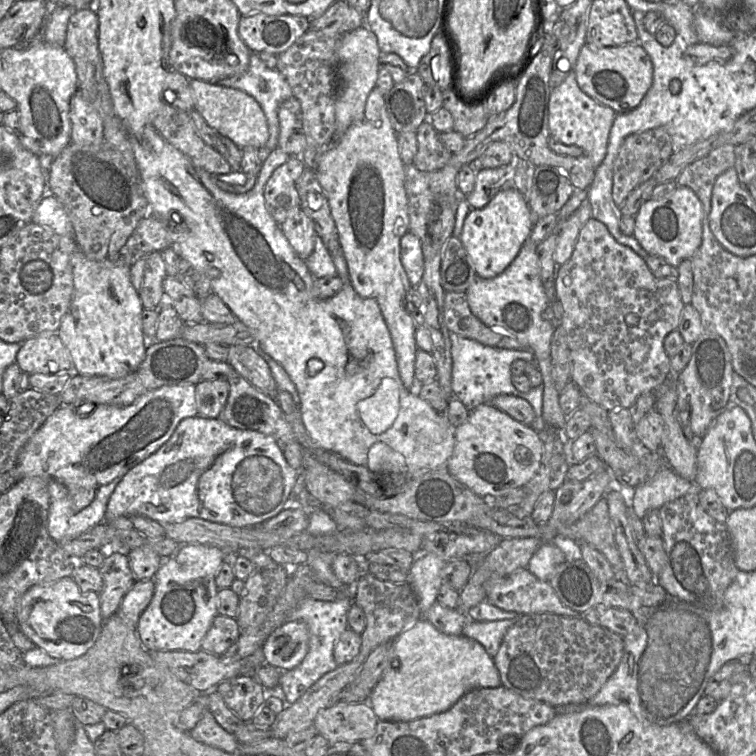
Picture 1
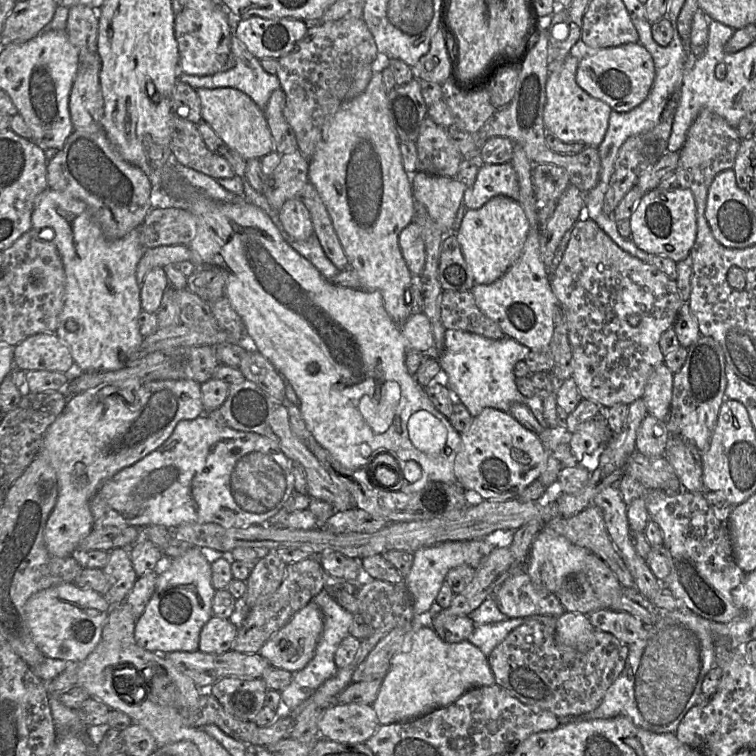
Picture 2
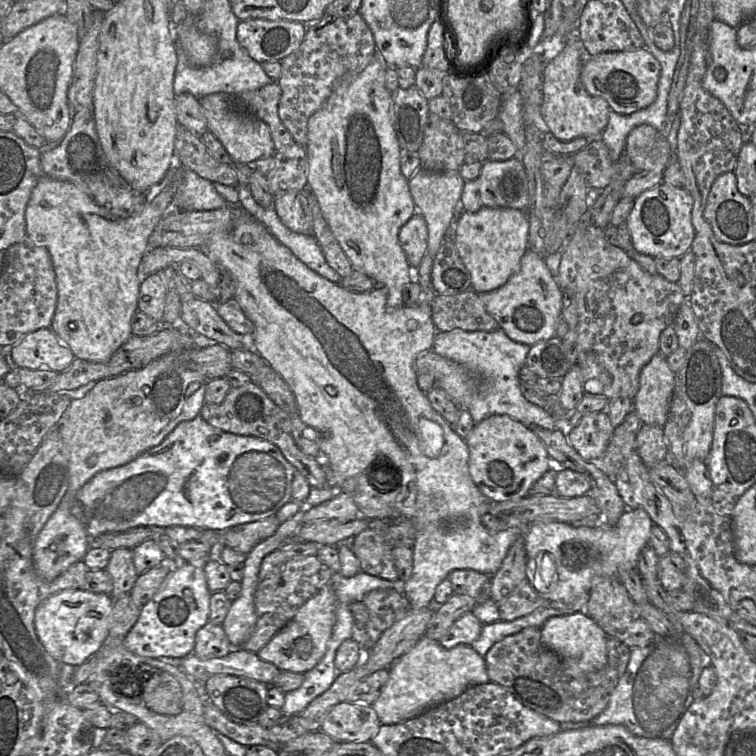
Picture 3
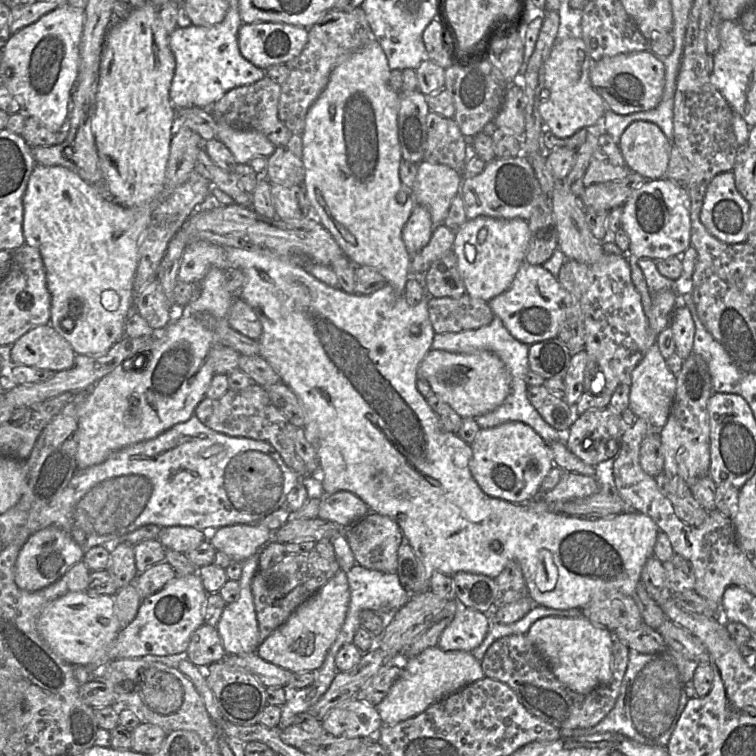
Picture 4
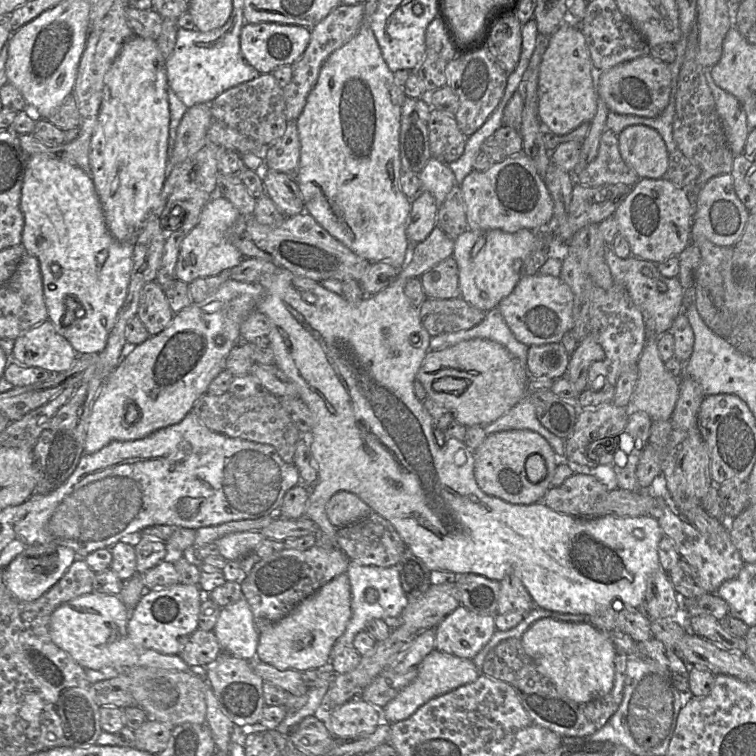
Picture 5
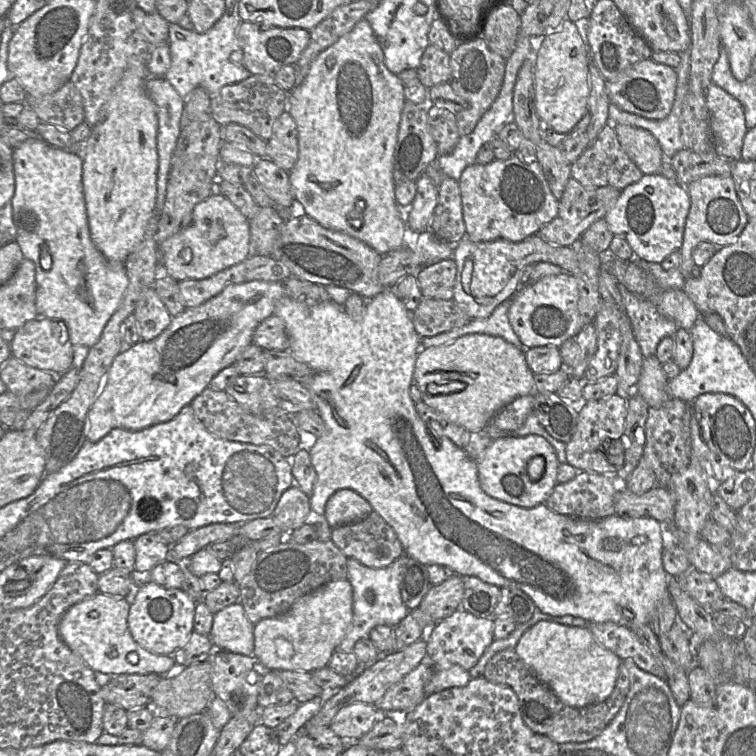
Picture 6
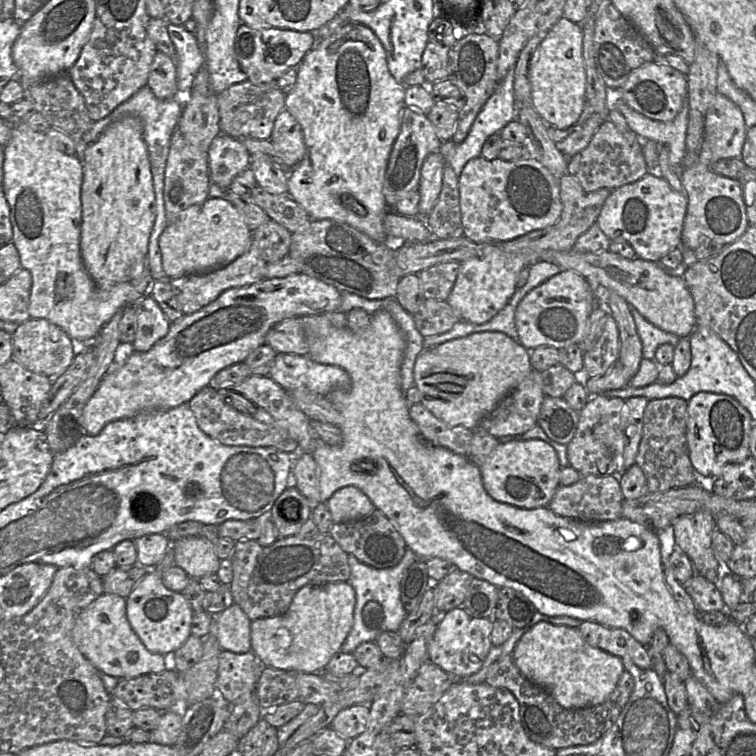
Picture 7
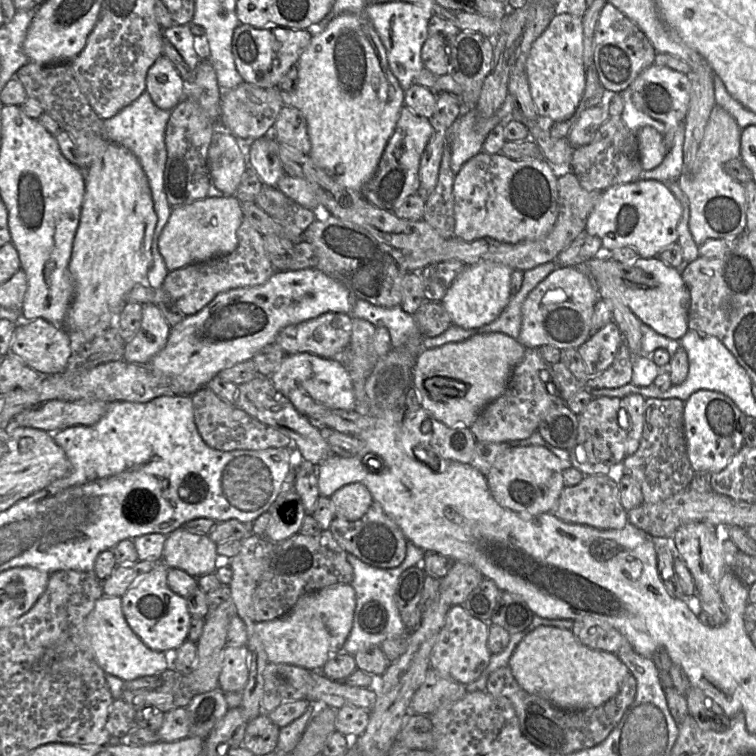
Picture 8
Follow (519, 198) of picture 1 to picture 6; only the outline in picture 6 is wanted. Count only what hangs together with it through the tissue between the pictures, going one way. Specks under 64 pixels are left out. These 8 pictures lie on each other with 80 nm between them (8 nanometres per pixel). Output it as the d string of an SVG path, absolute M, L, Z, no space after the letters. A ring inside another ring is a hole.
M538 234L522 241L512 242L496 239L487 242L473 242L466 236L454 245L452 258L457 265L454 286L454 300L471 319L484 319L494 309L519 290L519 279L523 269L529 264L550 262L560 266L565 272L576 273L578 261L576 251L571 246L552 244Z

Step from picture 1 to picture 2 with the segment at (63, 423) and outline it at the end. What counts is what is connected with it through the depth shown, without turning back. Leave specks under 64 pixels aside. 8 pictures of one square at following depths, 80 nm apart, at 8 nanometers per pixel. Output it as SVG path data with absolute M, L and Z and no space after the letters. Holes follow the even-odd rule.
M158 380L141 386L134 403L127 403L112 386L92 388L73 394L55 421L48 427L41 445L58 478L58 498L44 529L48 552L57 557L76 553L79 543L93 529L90 501L104 482L123 468L133 465L159 448L181 420L192 420L204 414L201 384L194 380Z

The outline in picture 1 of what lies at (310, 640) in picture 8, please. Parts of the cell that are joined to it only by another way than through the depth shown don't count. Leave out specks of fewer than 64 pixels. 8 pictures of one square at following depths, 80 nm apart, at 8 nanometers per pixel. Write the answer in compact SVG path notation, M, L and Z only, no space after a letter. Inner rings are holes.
M290 621L276 628L262 645L265 662L280 671L297 667L309 650L309 631L303 621Z

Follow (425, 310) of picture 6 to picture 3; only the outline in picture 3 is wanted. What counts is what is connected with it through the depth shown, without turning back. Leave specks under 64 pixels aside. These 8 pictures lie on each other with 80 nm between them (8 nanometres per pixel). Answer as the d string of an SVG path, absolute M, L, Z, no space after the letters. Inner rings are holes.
M473 289L455 295L436 295L431 302L431 318L438 331L447 332L459 328L464 331L493 331L499 327L495 318L487 312Z

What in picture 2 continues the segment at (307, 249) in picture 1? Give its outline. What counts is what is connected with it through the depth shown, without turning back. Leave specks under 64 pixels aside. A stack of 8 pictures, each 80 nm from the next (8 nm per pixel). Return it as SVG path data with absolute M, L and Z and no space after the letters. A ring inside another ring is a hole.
M300 197L287 200L278 216L284 230L294 240L304 241L314 233L310 213Z

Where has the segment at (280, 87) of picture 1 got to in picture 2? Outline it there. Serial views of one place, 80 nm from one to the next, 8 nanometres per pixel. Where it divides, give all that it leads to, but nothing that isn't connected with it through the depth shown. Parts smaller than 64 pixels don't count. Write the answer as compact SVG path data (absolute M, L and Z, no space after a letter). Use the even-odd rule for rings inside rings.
M228 13L228 23L231 27L231 53L235 59L235 65L227 71L219 72L213 75L196 76L184 73L179 74L179 80L188 84L193 89L200 88L215 89L215 88L234 88L249 96L255 104L264 111L264 108L272 94L276 89L280 88L280 82L276 74L267 73L261 66L259 59L253 56L244 44L234 34L234 26L236 19Z

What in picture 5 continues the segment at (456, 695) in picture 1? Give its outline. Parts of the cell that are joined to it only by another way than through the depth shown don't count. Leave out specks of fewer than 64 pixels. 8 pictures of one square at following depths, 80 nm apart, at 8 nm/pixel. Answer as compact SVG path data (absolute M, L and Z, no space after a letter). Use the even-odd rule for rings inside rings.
M433 649L420 662L417 666L417 670L418 674L416 678L381 709L383 721L396 723L405 720L432 698L474 682L482 674L482 672L478 671L472 659L457 657L436 649Z

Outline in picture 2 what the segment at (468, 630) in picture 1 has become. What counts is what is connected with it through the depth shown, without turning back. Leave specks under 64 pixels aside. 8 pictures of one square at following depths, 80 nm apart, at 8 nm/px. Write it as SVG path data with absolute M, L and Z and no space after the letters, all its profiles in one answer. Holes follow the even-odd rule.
M494 597L487 598L468 617L475 624L468 640L478 647L486 657L524 621L524 618L508 618L498 609Z

